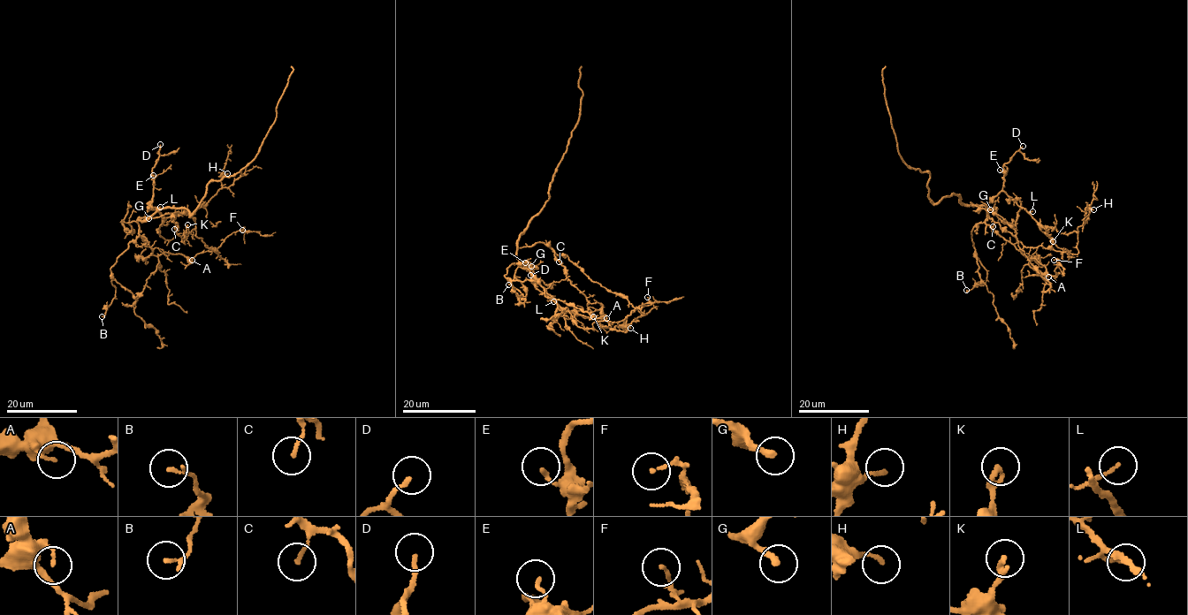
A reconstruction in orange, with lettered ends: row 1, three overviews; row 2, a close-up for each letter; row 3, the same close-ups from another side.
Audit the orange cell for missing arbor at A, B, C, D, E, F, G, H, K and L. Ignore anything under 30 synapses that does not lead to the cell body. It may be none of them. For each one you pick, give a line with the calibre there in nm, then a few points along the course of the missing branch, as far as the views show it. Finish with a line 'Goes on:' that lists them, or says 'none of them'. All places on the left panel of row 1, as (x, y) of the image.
D: calibre 170 nm; course (160, 144), (180, 120)
G: calibre 260 nm; course (148, 218), (162, 224), (172, 215), (203, 150), (240, 174), (286, 162), (306, 148), (320, 146), (324, 161)
Goes on: D, G

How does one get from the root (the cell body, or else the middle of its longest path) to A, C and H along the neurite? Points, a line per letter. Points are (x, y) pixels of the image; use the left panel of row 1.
A: (160, 210), (142, 221), (138, 218), (140, 239), (153, 250), (152, 254), (167, 252), (182, 254), (192, 260)
C: (160, 210), (141, 220), (174, 212), (174, 229)
H: (160, 210), (138, 219), (144, 216), (153, 196), (148, 205), (165, 217), (195, 213), (214, 196), (227, 173)

